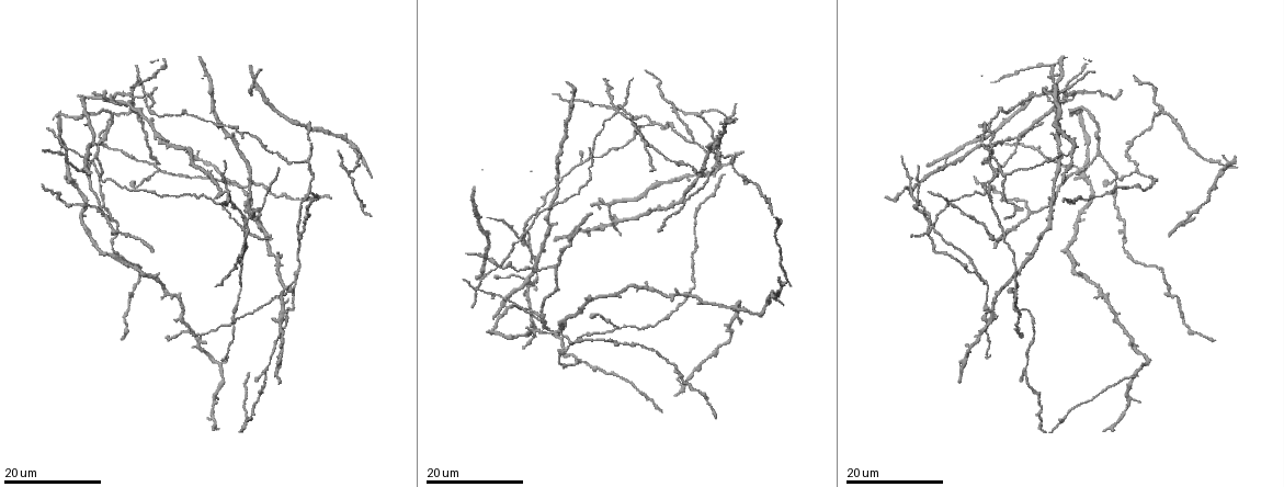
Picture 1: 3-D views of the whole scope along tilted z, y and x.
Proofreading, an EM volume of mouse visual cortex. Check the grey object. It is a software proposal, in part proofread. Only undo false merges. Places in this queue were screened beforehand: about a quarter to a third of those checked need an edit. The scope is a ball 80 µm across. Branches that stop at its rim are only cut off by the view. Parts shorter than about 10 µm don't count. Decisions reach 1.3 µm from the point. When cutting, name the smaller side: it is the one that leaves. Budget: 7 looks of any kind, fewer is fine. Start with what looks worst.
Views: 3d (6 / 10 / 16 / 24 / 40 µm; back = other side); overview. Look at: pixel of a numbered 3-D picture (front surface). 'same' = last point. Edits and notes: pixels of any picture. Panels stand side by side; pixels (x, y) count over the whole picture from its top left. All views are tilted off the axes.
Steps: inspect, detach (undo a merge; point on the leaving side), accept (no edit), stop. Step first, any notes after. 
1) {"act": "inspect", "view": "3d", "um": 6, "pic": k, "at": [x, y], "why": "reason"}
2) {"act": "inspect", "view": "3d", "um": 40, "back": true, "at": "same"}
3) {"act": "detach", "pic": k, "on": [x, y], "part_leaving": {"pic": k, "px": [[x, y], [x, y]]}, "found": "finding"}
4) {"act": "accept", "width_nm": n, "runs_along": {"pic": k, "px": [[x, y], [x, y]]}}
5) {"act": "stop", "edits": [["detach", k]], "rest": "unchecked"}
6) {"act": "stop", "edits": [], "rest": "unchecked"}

{"act": "inspect", "view": "3d", "um": 16, "pic": 1, "at": [242, 228], "why": "four arms meet"}

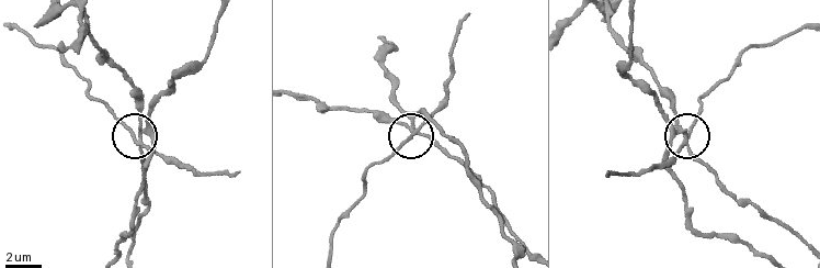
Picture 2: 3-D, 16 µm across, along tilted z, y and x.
{"act": "inspect", "view": "3d", "um": 10, "pic": 2, "at": [690, 134], "why": "zoom in"}

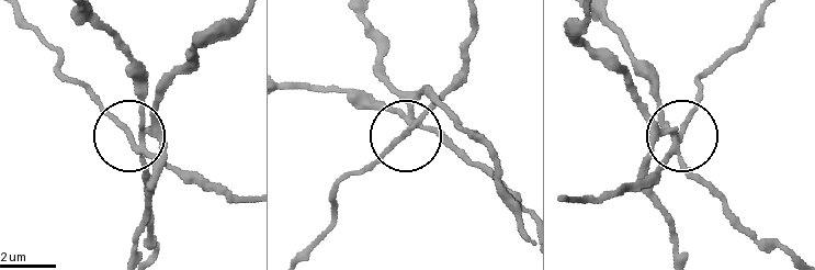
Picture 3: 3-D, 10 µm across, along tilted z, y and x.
{"act": "detach", "pic": 3, "on": [643, 165], "part_leaving": {"pic": 3, "px": [[676, 147], [691, 180], [736, 223], [790, 256]]}, "found": "a second neuron is stuck on"}

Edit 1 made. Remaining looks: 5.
{"act": "inspect", "view": "overview"}

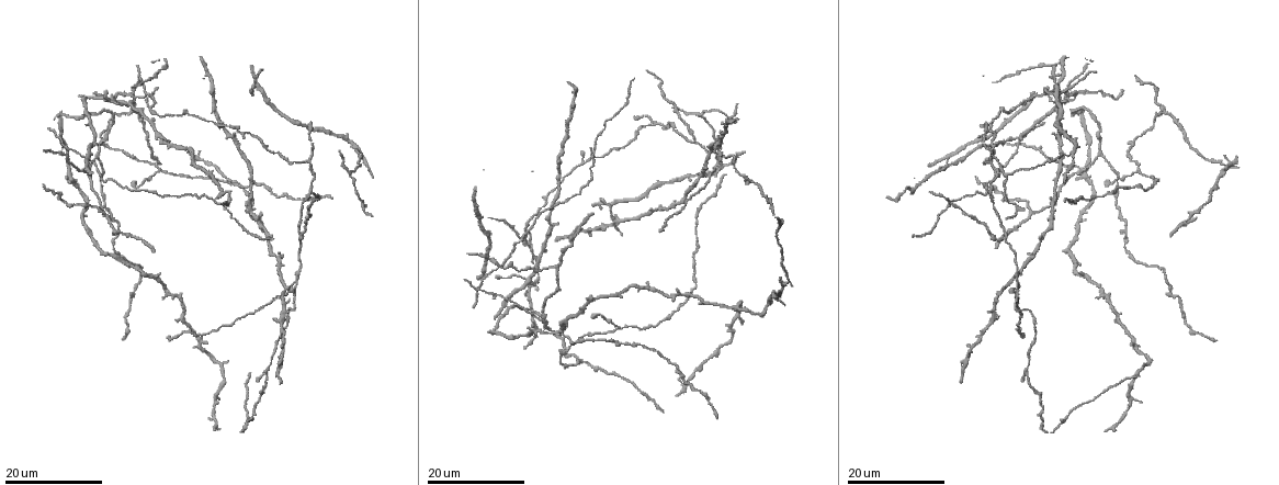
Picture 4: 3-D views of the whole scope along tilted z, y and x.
{"act": "inspect", "view": "3d", "um": 16, "pic": 4, "at": [552, 267], "why": "three-way junction"}

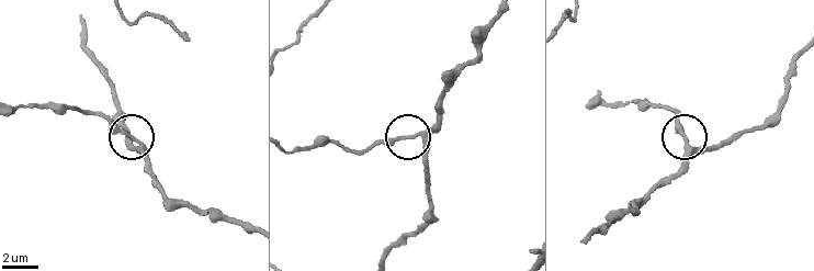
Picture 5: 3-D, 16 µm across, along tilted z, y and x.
{"act": "inspect", "view": "3d", "um": 10, "pic": 5, "at": [683, 139], "why": "zoom in"}

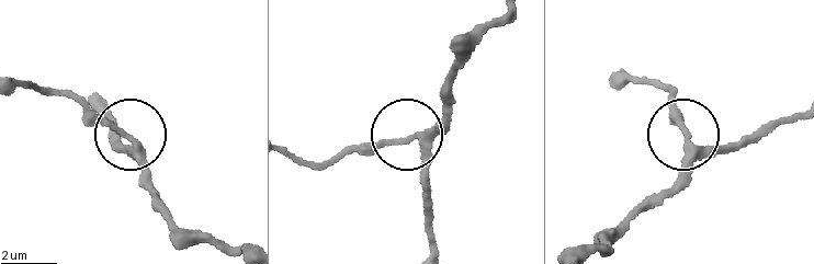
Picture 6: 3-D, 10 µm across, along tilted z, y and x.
{"act": "accept", "runs_along": {"pic": 6, "px": [[431, 250], [415, 138], [429, 132], [452, 92]]}, "found": "continuous, no second neuron"}

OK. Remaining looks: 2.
{"act": "stop", "edits": [["detach", 3]], "rest": "unchecked"}

